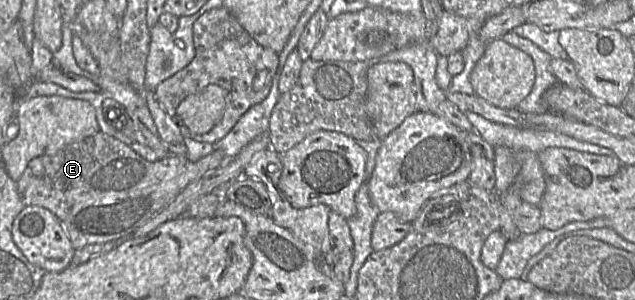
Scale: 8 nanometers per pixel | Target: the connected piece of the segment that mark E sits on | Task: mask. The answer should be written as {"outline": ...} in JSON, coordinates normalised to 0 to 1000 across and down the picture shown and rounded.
{"outline":[[[154,440],[117,473],[87,517],[68,517],[50,530],[27,603],[27,637],[35,677],[79,700],[99,747],[118,833],[146,813],[164,813],[186,800],[227,750],[261,693],[301,607],[282,627],[269,607],[277,577],[294,540],[293,523],[265,513],[235,540],[186,463]]]}

